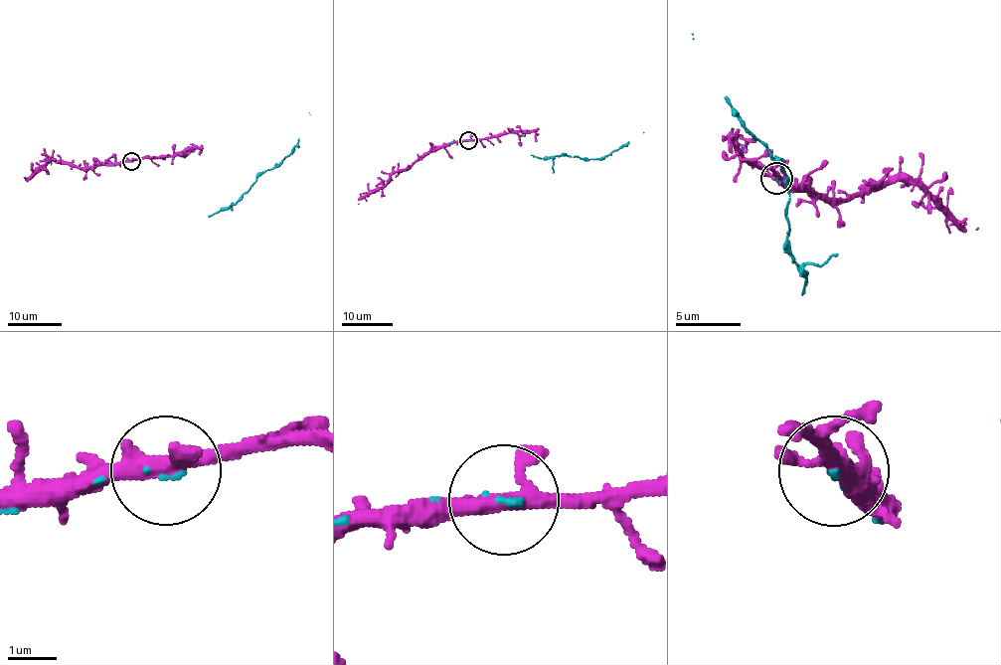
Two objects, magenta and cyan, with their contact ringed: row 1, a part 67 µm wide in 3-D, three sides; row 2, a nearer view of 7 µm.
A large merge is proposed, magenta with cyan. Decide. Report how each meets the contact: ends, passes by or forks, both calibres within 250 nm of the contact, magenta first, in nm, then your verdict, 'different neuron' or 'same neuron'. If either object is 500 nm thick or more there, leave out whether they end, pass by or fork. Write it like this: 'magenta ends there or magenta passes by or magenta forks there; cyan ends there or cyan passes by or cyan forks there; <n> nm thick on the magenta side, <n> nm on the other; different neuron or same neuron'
magenta forks there; cyan ends there; 320 nm thick on the magenta side, 70 nm on the other; same neuron

